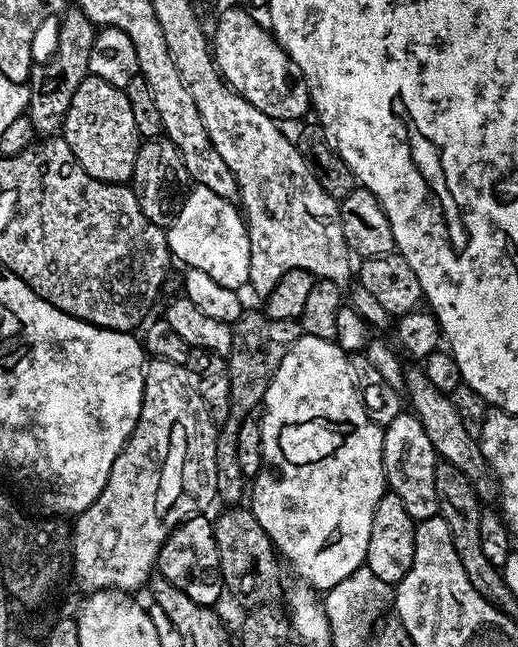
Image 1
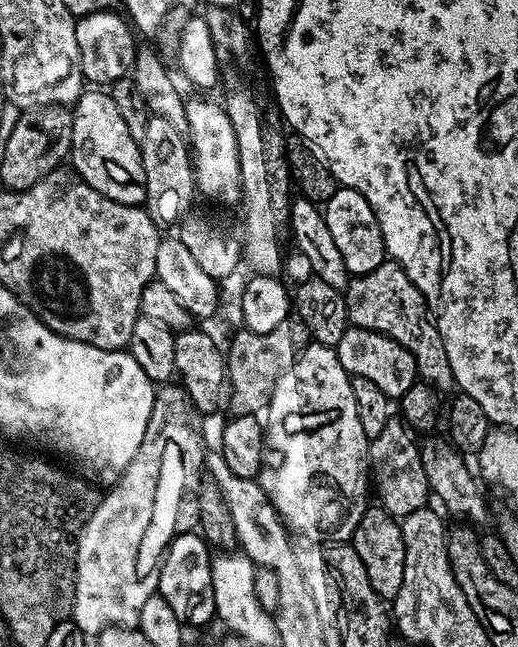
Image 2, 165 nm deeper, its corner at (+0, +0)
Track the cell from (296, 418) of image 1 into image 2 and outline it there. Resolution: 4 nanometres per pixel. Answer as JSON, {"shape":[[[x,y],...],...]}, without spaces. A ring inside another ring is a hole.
{"shape":[[[309,343],[295,362],[277,378],[272,400],[266,409],[266,440],[271,451],[273,448],[280,455],[280,461],[276,464],[276,476],[261,475],[259,482],[285,525],[297,537],[321,544],[351,541],[365,508],[370,504],[370,441],[362,430],[362,422],[358,422],[352,376],[342,368],[335,348]]]}

